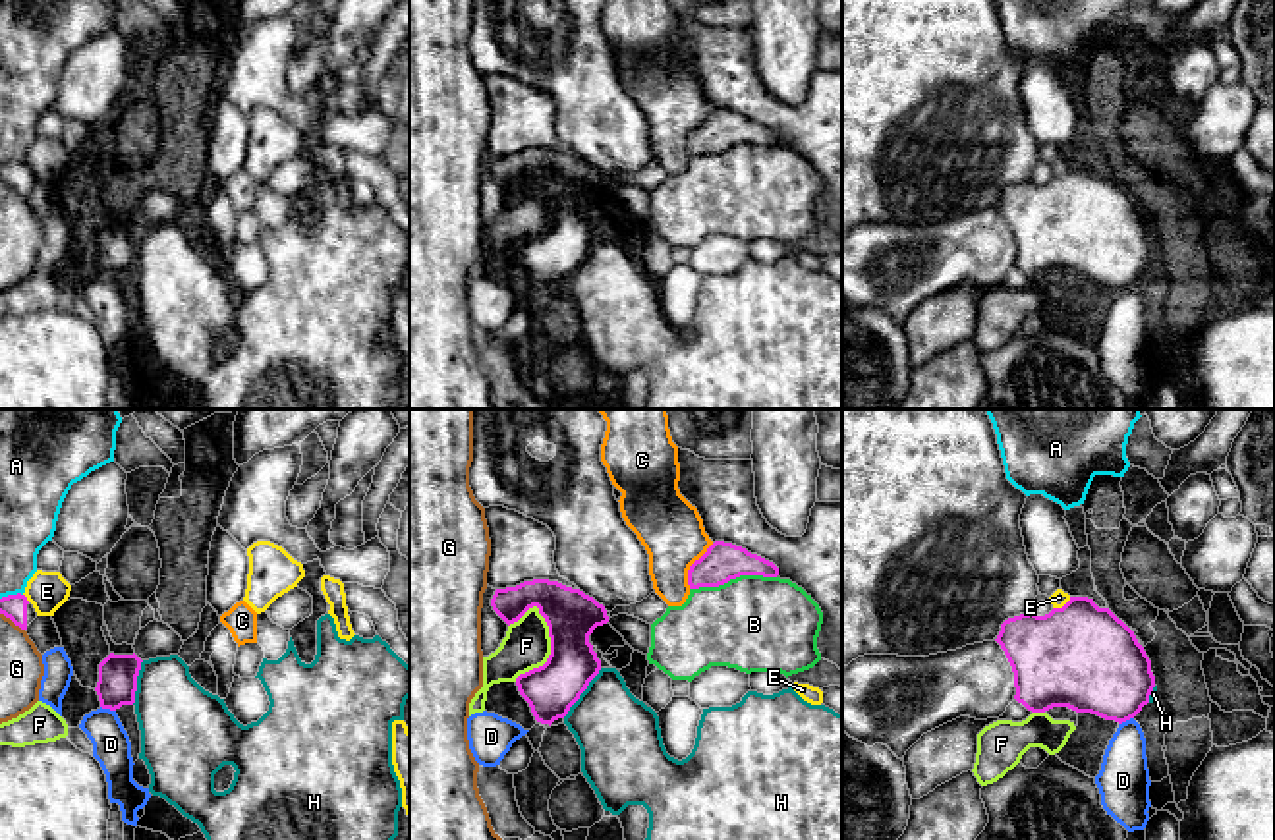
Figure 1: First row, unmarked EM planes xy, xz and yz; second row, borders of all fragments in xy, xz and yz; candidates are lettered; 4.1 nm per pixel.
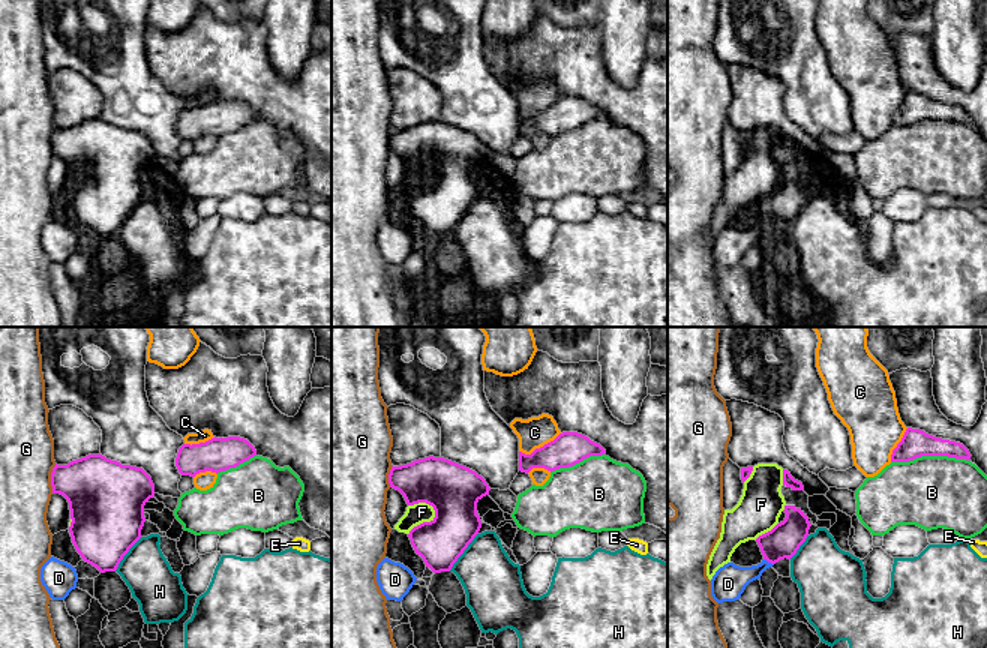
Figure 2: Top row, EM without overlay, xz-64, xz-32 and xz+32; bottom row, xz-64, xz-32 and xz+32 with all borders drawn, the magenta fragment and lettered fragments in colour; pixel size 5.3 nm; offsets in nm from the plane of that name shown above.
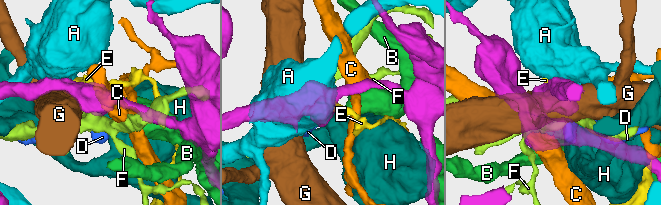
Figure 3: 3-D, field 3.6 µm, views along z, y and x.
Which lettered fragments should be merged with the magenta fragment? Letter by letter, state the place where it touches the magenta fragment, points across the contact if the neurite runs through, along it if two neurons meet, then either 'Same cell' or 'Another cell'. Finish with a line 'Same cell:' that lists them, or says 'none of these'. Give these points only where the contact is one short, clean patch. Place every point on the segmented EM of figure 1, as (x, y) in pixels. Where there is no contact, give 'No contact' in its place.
A: Touches magenta at xy (10, 595). Another cell
B: Touches magenta at xz (733, 578). Another cell
C: Touches magenta at xz (690, 566). Another cell
D: Touches magenta at xy (109, 707). Boundary: xy (101, 705), (114, 711). Another cell
E: Touches magenta at yz (1063, 607). Another cell
F: Touches magenta at xz (551, 649). Boundary: xz (536, 605), (547, 626), (549, 657), (514, 680). Another cell
G: Touches magenta at xy (12, 620). Another cell
H: Touches magenta at xz (582, 692). Another cell
Same cell: none of these

